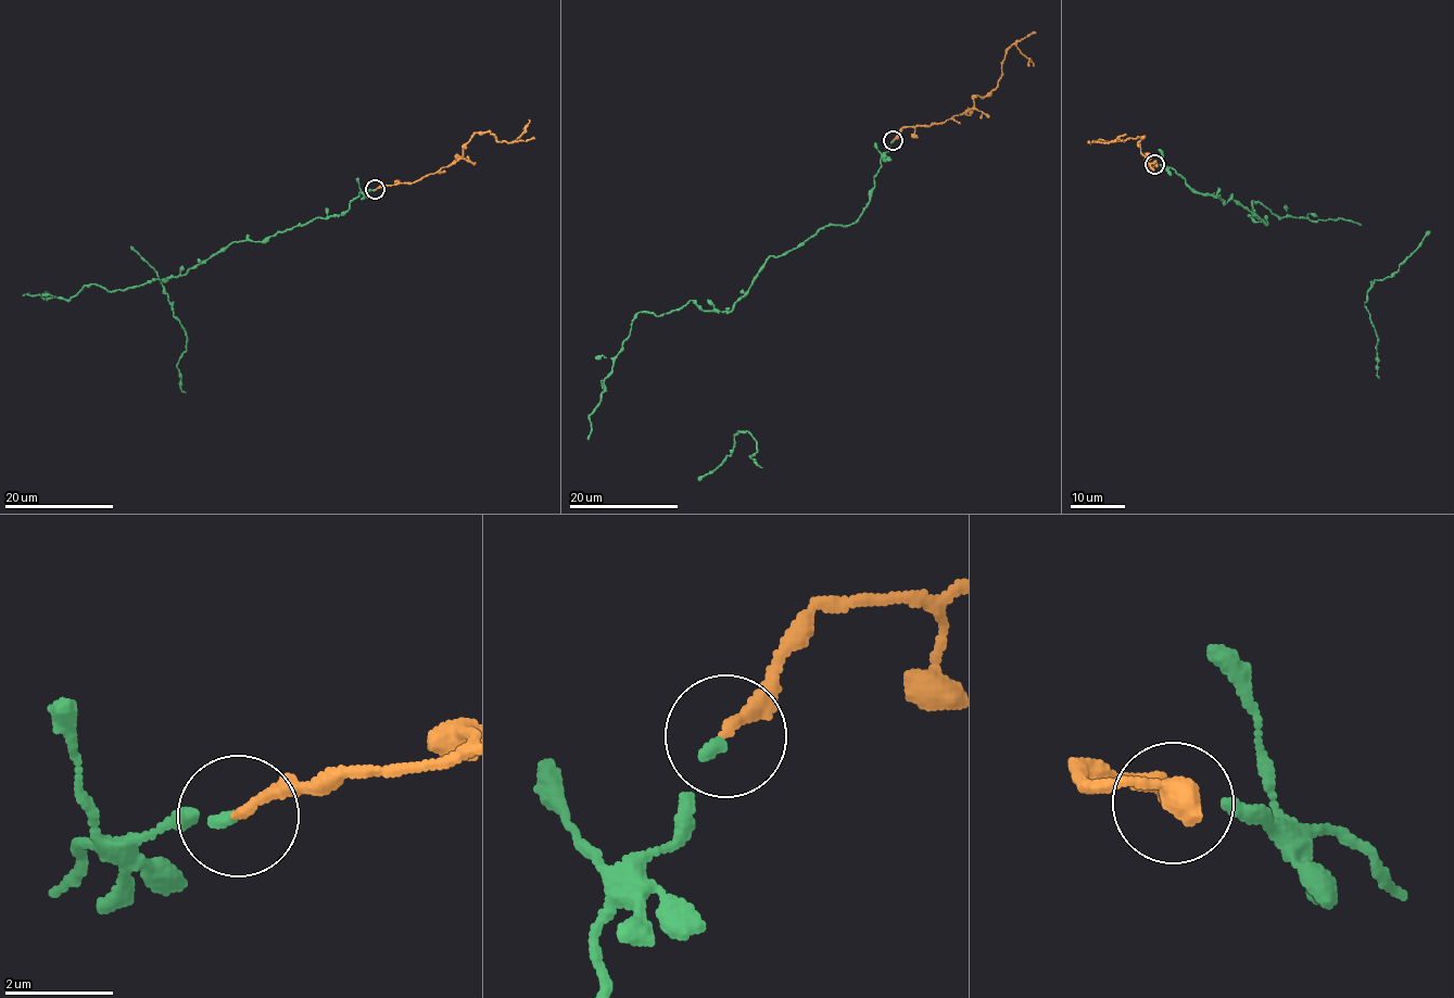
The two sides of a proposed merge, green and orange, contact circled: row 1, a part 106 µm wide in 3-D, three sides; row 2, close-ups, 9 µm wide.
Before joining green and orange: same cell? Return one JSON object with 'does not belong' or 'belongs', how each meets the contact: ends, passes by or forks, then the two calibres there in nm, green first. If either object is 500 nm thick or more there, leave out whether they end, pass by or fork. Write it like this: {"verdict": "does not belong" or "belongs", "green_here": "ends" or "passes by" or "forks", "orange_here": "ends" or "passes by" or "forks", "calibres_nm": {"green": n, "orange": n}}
{"verdict": "belongs", "green_here": "ends", "orange_here": "ends", "calibres_nm": {"green": 180, "orange": 200}}

